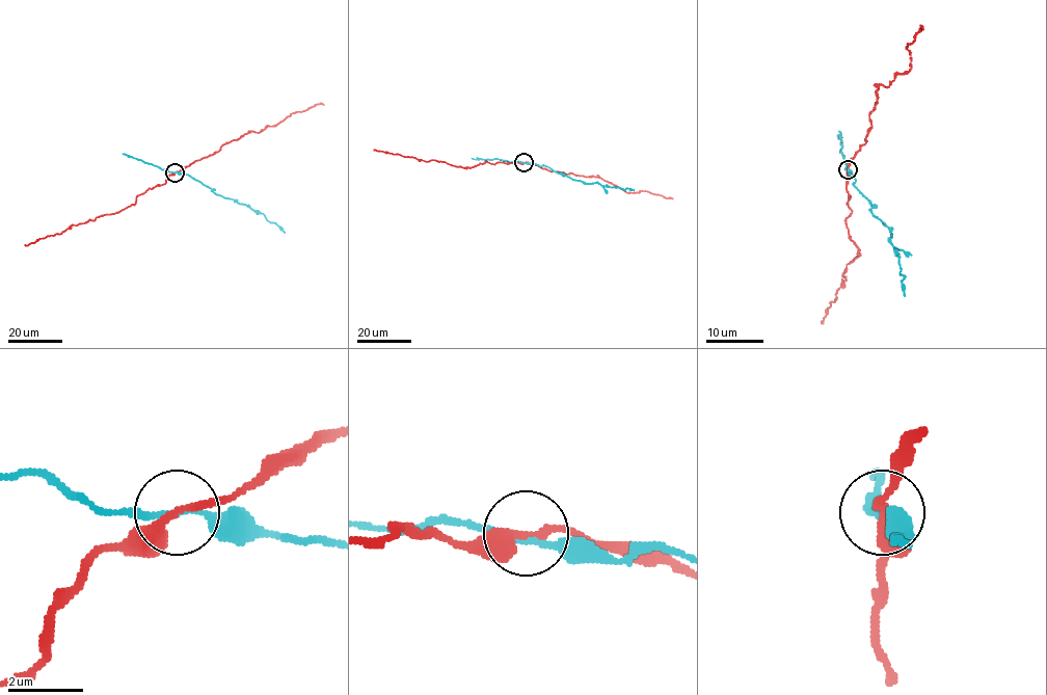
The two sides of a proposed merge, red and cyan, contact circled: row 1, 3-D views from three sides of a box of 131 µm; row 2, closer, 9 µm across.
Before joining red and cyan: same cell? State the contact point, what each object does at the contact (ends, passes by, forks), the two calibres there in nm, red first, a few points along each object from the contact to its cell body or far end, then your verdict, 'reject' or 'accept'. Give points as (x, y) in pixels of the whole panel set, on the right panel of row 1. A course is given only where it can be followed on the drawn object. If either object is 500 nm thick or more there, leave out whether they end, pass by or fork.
place (848, 169); red passes by; cyan passes by; calibres 260 and 150 nm; course red (848, 169), (846, 205), (852, 212), (846, 222), (859, 249), (857, 257), (846, 265), (844, 281), (821, 320); course cyan (848, 169), (855, 187), (870, 203), (875, 216), (891, 234), (905, 277), (905, 296); reject

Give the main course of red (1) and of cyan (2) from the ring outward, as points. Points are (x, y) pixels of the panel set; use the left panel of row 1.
1: (176, 171), (164, 184), (149, 188), (114, 213), (24, 244)
2: (176, 171), (189, 175), (216, 194), (262, 213), (285, 233)

